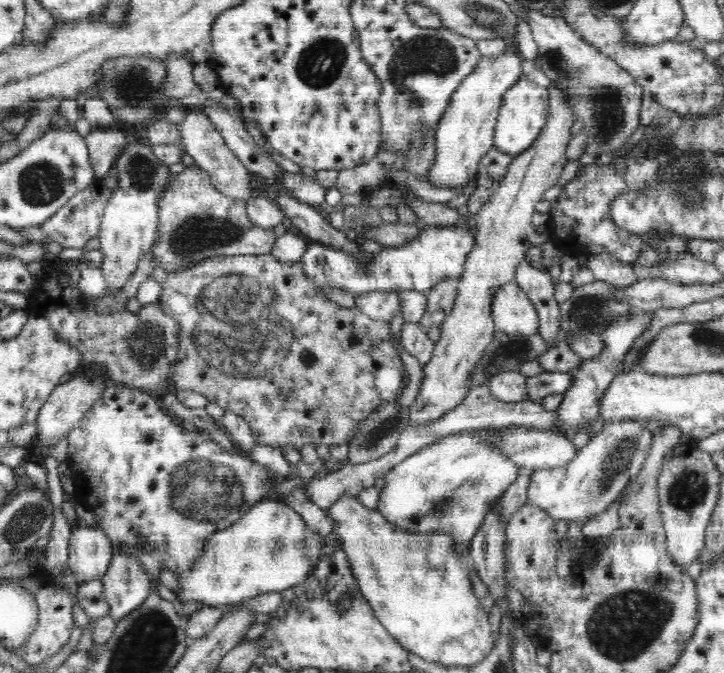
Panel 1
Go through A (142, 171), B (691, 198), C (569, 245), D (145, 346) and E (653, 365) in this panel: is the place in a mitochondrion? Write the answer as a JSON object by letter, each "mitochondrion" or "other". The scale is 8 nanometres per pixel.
{"A":"mitochondrion","B":"mitochondrion","C":"other","D":"mitochondrion","E":"other"}

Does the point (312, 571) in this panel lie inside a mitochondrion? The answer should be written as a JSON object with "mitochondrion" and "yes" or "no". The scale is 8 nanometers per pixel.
{"mitochondrion":"no"}

